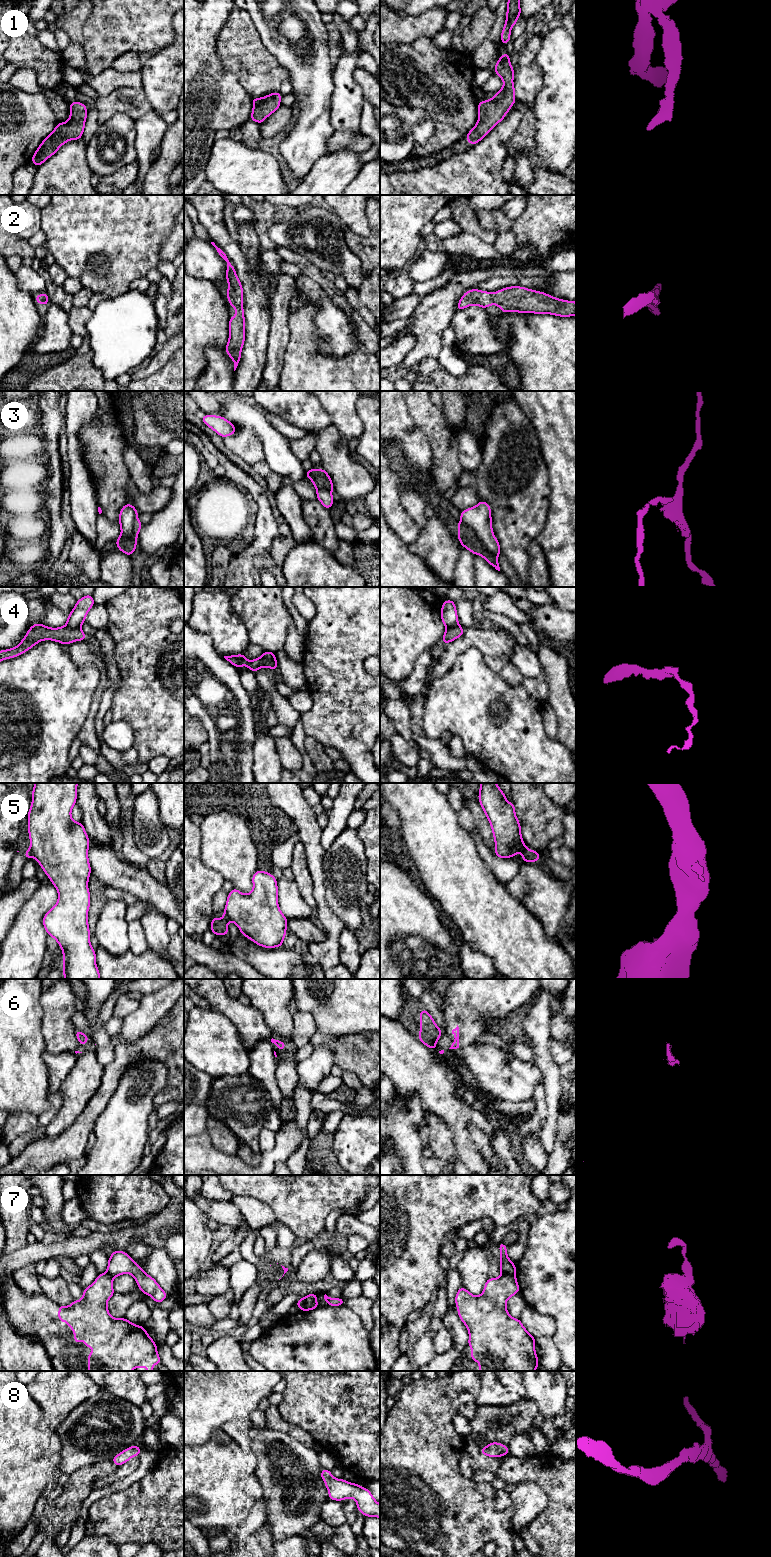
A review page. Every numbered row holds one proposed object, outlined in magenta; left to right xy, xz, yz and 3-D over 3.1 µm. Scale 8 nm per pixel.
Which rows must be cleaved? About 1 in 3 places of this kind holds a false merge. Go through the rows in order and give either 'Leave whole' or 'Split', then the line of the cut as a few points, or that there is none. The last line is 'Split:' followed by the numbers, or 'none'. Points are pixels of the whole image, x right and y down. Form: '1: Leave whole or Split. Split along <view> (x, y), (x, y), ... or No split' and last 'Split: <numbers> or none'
1: Leave whole. No split
2: Leave whole. No split
3: Split. Split along yz (462, 520), (496, 558)
4: Split. Split along xy (66, 624), (71, 627), (79, 627)
5: Split. Split along yz (523, 842), (513, 850), (511, 856)
6: Split. Split along yz (435, 1043), (430, 1047)
7: Split. Split along yz (501, 1274), (515, 1275)
8: Leave whole. No split
Split: 3, 4, 5, 6, 7

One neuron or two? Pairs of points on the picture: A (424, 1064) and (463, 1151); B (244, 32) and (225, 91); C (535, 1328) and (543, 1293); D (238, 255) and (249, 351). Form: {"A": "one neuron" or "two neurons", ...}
{"A": "one neuron", "B": "two neurons", "C": "two neurons", "D": "one neuron"}

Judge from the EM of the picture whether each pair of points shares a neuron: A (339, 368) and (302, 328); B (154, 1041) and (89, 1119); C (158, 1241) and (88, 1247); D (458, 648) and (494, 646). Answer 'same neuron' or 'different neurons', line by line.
A: same neuron
B: same neuron
C: same neuron
D: same neuron

